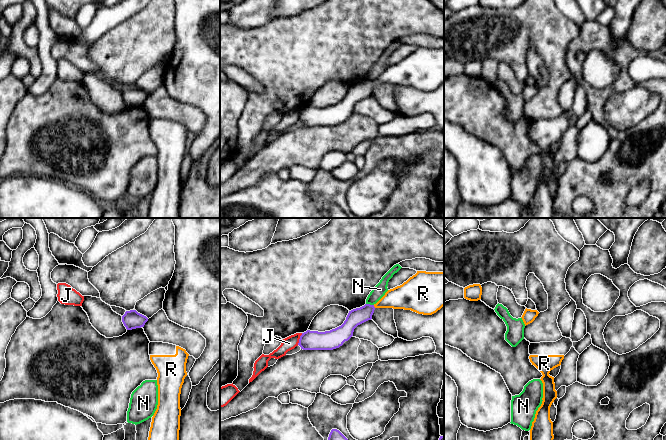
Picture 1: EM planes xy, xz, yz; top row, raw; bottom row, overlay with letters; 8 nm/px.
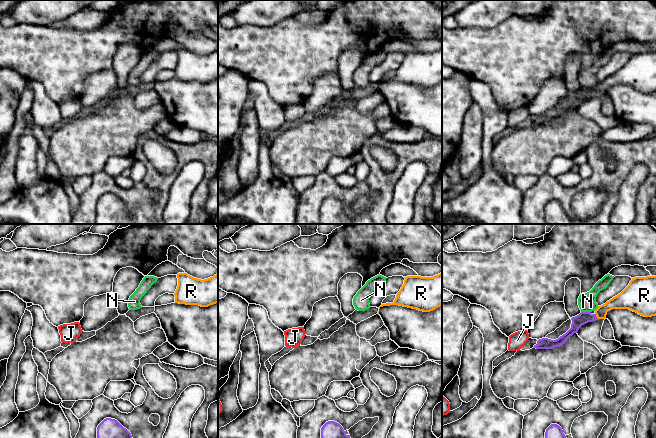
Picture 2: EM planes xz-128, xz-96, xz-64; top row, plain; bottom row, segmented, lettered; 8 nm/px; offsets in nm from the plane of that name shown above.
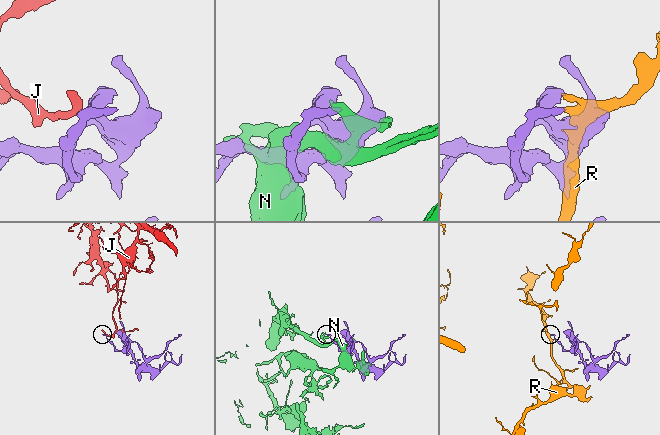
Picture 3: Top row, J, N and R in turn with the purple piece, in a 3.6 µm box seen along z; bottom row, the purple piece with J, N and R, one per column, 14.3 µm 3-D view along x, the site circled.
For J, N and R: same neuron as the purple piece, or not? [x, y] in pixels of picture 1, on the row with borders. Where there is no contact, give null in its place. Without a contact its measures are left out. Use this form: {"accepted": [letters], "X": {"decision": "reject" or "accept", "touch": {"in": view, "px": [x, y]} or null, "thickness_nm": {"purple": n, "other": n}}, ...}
{"accepted": ["R"], "J": {"decision": "reject", "touch": {"in": "xz", "px": [299, 339]}, "thickness_nm": {"purple": 160, "other": 110}}, "N": {"decision": "reject", "touch": {"in": "xz", "px": [369, 304]}, "thickness_nm": {"purple": 140, "other": 100}}, "R": {"decision": "accept", "touch": {"in": "xz", "px": [373, 306]}, "thickness_nm": {"purple": 140, "other": 190}}}

